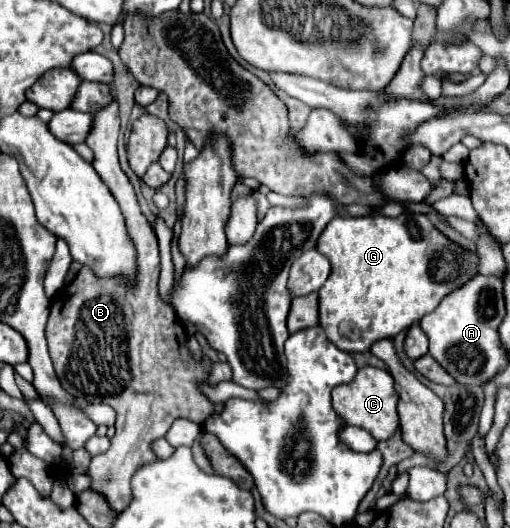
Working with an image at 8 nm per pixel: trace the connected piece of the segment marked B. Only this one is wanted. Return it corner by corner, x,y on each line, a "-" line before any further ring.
113,94
111,106
105,106
105,110
97,110
93,114
95,122
91,126
91,134
87,136
85,144
93,150
93,168
101,176
101,180
109,186
111,194
121,206
121,212
125,216
127,232
137,248
137,290
129,290
123,280
101,280
95,274
91,274
89,268
81,268
81,272
67,282
53,298
51,298
51,314
47,322
47,344
49,354
57,372
57,378
61,380
61,386
75,398
93,402
99,400
103,404
109,404
117,412
117,434
111,438
111,448
105,454
99,454
91,460
89,476
93,478
93,490
103,494
113,510
123,512
125,506
131,504
131,476
141,464
157,460
151,452
151,442
155,438
165,436
169,426
177,418
189,418
197,424
203,424
209,414
215,412
215,402
211,402
201,390
201,384
209,384
209,372
213,362
203,356
201,360
195,360
191,350
187,348
187,336
185,326
177,318
177,314
159,298
159,248
157,248
157,236
147,222
147,218
141,214
135,192
131,182
127,180
125,172
119,166
117,158
117,136
119,136
119,104

